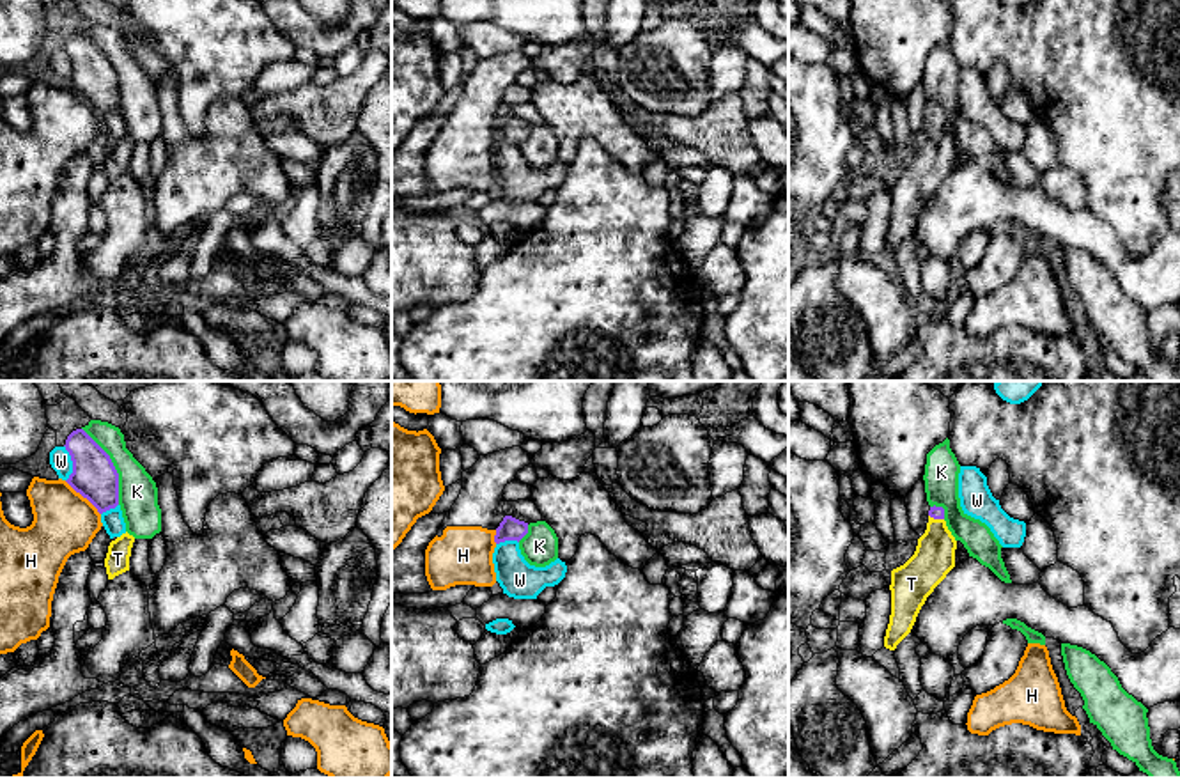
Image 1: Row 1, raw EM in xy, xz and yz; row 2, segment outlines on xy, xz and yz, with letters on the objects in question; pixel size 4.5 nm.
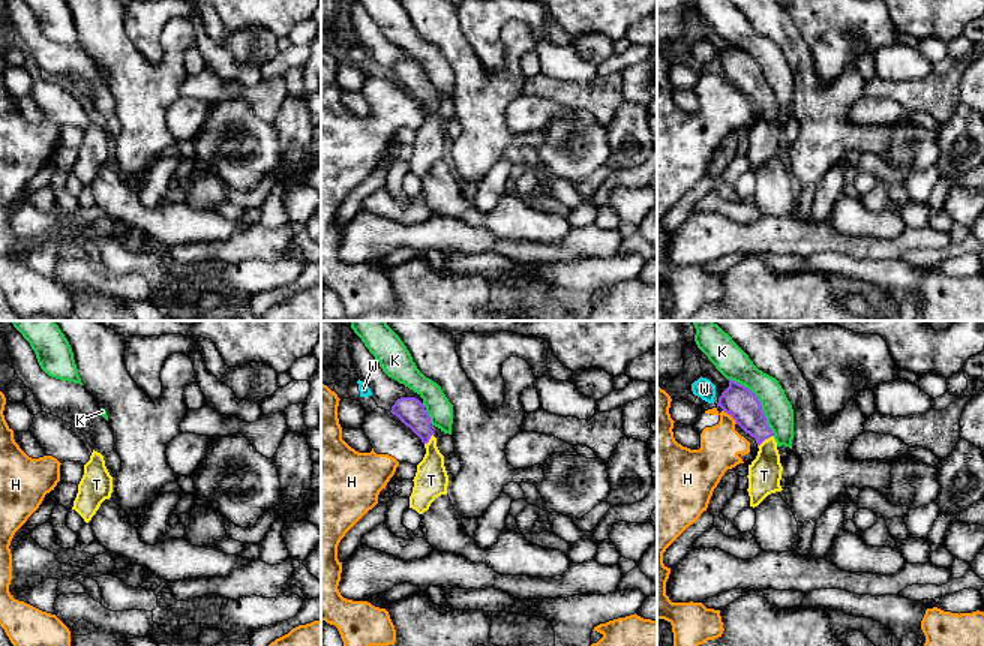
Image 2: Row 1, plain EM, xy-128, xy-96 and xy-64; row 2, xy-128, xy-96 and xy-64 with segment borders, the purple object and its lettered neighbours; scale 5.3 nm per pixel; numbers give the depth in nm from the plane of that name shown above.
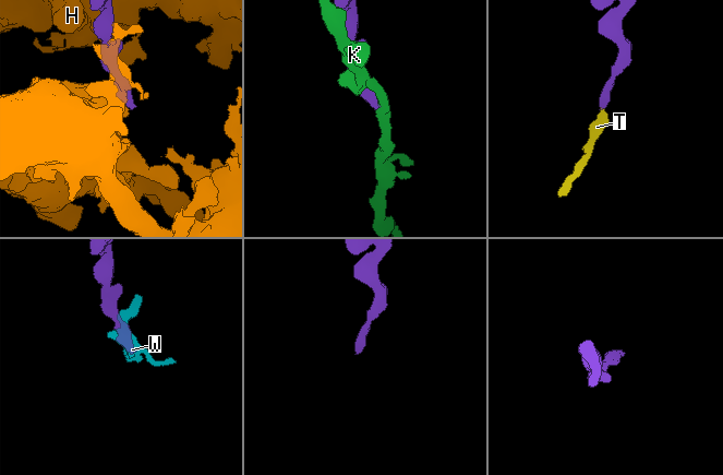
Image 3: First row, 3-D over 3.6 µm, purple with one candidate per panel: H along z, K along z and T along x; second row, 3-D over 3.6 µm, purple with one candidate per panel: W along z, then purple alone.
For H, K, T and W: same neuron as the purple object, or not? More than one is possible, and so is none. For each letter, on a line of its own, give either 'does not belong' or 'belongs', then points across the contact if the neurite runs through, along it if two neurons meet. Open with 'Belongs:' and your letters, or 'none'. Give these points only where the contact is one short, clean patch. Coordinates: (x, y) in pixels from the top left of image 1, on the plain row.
Belongs: T
H: does not belong
K: does not belong
T: belongs; way yz (938, 116), (936, 121), (934, 160)
W: does not belong

